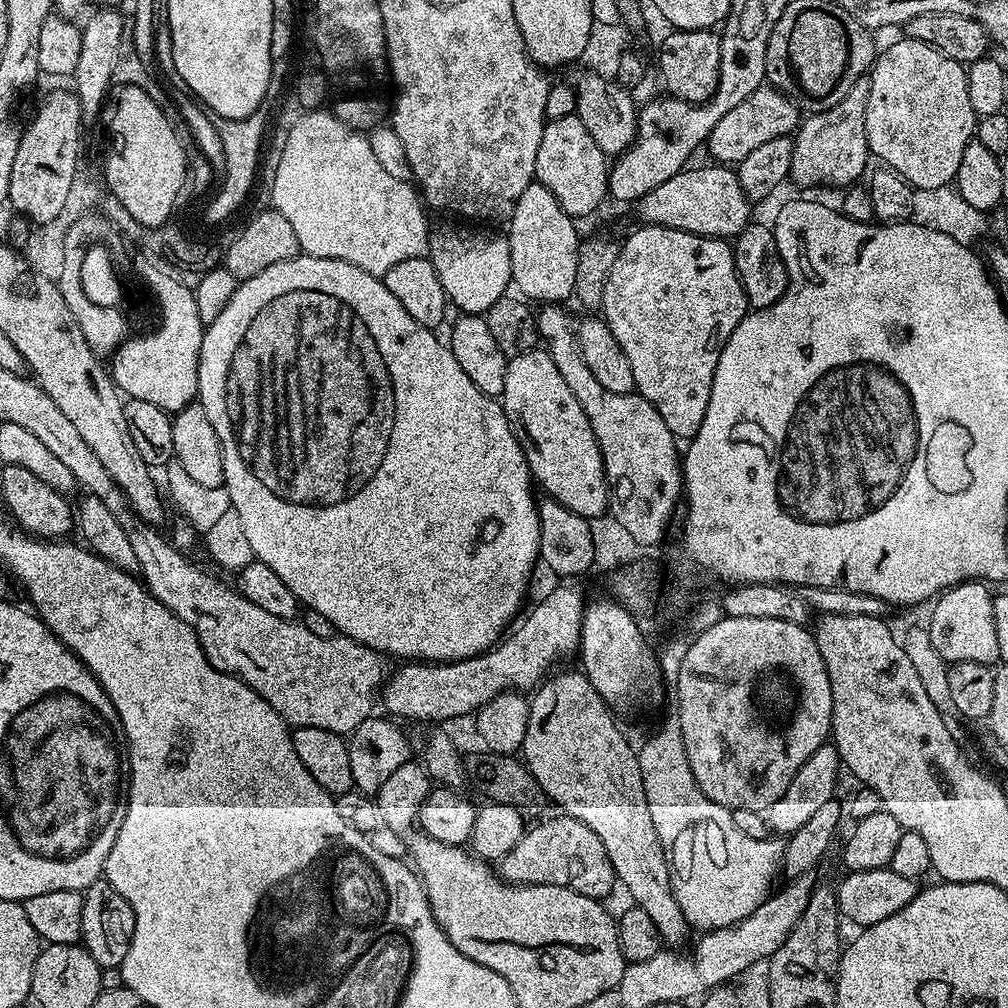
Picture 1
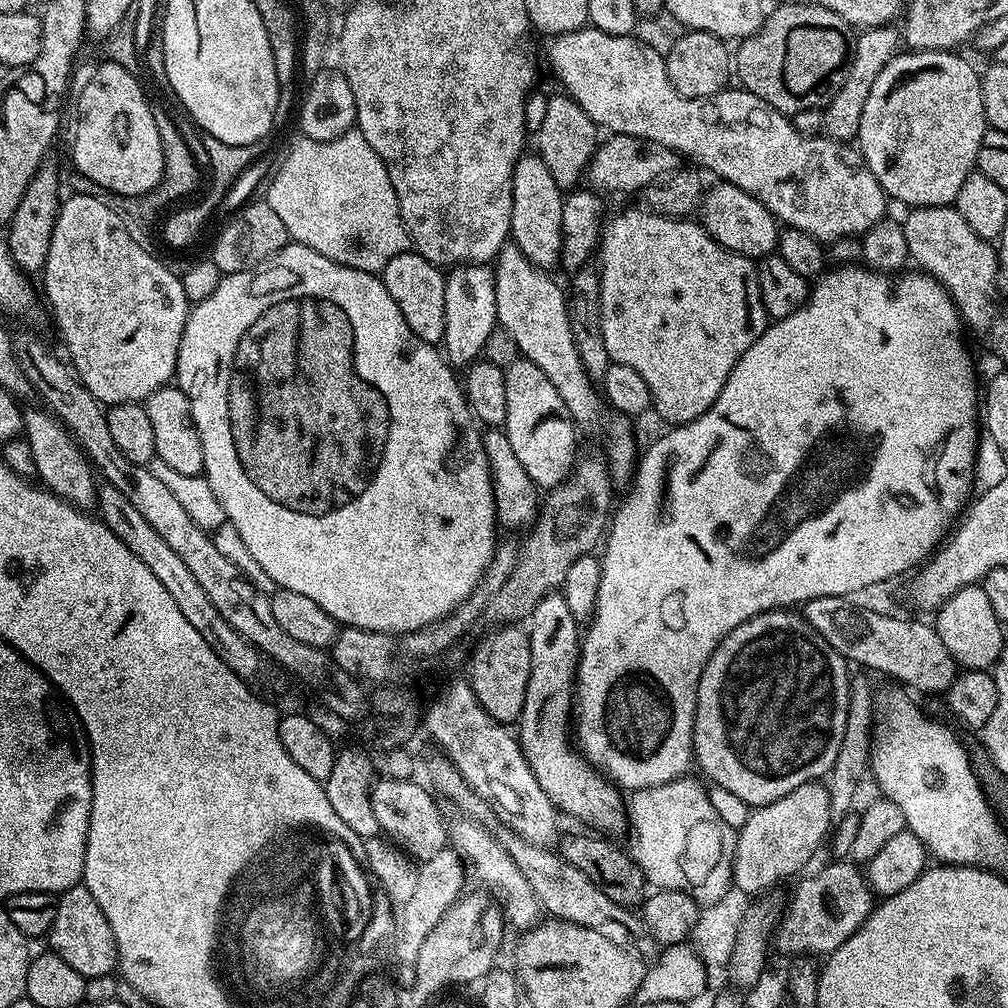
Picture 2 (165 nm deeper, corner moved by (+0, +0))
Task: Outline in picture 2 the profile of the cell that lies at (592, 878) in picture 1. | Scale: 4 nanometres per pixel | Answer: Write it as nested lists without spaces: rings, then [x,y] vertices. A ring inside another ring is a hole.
[[[464,894],[442,914],[441,921],[434,926],[434,930],[430,931],[418,949],[416,980],[410,987],[411,993],[424,1000],[447,984],[472,984],[480,979],[483,981],[493,971],[492,959],[496,956],[495,940],[500,936],[500,924],[502,928],[501,913],[493,908],[484,912],[482,897]]]

